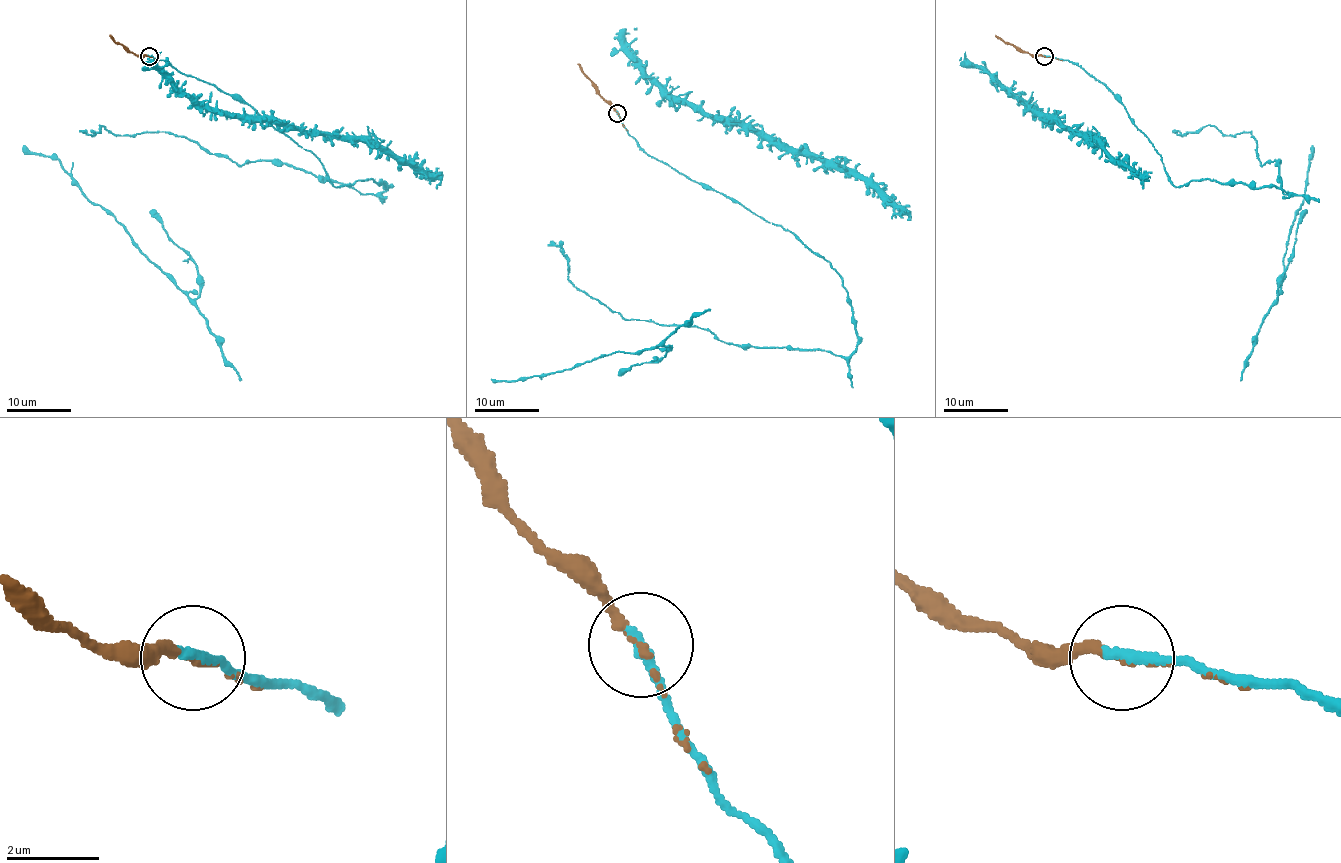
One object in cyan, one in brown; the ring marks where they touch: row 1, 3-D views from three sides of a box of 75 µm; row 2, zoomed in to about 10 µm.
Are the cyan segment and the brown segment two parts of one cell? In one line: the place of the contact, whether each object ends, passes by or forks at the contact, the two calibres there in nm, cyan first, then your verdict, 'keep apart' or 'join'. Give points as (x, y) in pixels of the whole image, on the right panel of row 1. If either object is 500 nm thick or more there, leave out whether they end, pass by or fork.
(1044, 56) | cyan ends | brown ends | 280/170 nm | join

